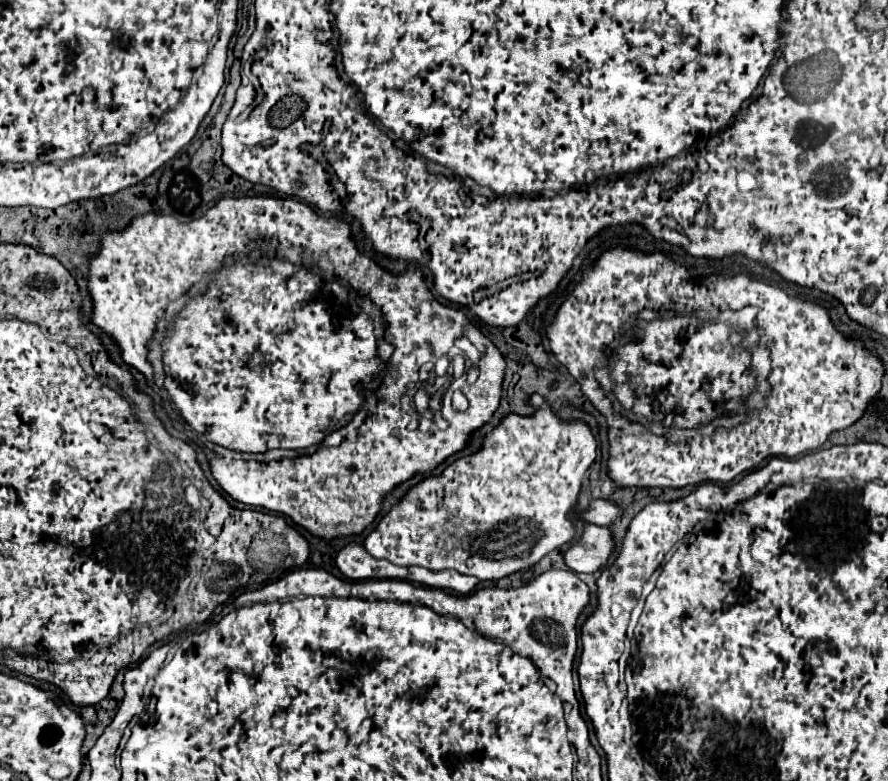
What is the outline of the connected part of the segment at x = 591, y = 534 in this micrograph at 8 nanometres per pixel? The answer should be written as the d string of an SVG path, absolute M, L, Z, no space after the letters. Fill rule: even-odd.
M586 525L580 543L574 543L566 553L564 561L568 569L576 573L596 573L608 565L614 551L612 531L600 525Z

